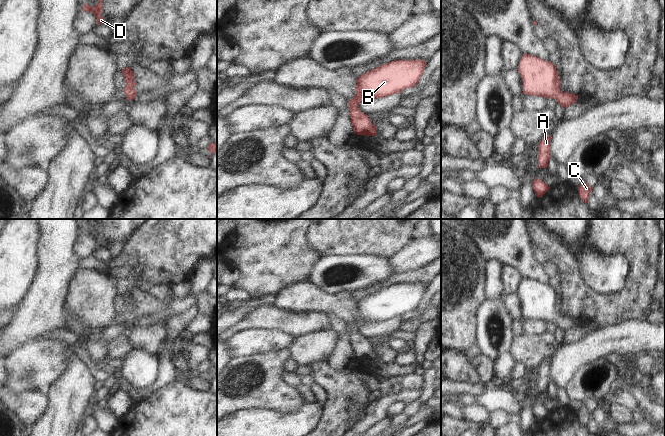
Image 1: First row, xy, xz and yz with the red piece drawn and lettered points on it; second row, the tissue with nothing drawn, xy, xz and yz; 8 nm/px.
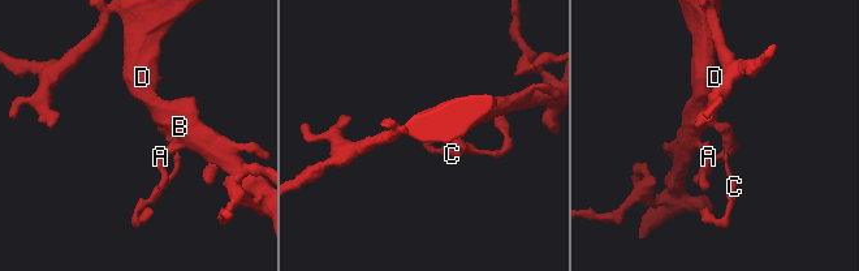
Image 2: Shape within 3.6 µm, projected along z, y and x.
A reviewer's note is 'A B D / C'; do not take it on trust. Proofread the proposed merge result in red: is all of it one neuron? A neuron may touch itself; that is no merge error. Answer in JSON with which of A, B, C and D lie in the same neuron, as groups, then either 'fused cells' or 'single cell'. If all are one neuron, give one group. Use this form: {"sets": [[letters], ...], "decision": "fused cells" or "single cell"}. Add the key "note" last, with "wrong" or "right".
{"sets": [["A", "B", "C", "D"]], "decision": "single cell", "note": "wrong"}

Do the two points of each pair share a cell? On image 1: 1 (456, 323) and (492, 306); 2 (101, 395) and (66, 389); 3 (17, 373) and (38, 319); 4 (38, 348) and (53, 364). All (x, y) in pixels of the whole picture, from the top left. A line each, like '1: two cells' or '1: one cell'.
1: two cells
2: two cells
3: two cells
4: one cell

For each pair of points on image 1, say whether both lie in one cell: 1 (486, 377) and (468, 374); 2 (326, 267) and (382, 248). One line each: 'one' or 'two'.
1: two
2: two

